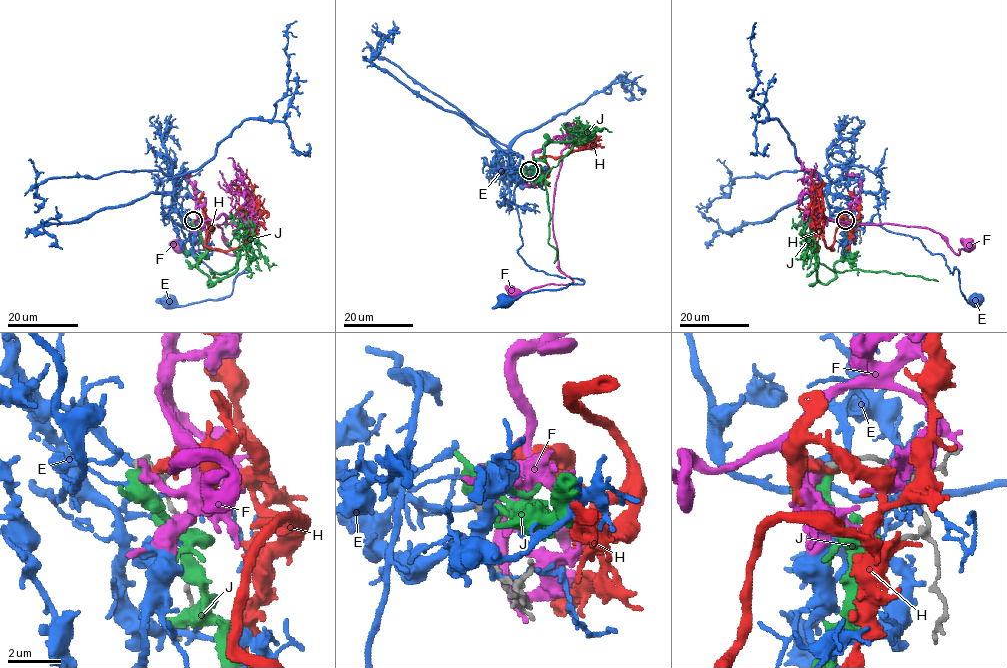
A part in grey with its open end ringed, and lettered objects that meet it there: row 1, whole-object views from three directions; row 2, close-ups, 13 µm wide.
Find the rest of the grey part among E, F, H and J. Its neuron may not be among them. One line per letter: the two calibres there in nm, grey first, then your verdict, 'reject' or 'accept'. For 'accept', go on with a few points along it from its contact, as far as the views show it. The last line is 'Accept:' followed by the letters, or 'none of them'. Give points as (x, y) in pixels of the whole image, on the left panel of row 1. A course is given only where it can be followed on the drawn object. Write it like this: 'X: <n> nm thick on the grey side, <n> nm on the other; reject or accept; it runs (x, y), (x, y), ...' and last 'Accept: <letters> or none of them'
E: 420 nm thick on the grey side, 240 nm on the other; reject
F: 400 nm thick on the grey side, 440 nm on the other; reject
H: 400 nm thick on the grey side, 280 nm on the other; reject
J: 400 nm thick on the grey side, 600 nm on the other; reject
Accept: none of them

